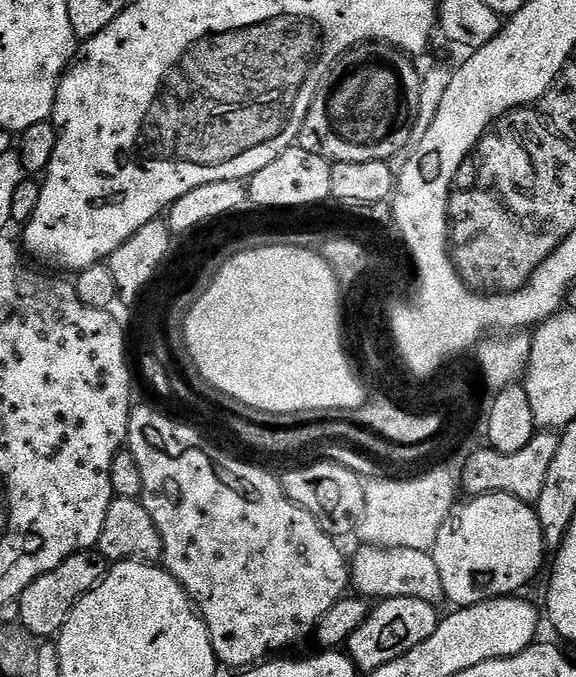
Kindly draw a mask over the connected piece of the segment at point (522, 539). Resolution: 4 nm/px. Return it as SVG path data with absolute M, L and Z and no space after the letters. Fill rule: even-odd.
M490 492L467 502L453 507L430 549L442 574L445 597L463 606L519 593L539 574L546 555L535 507L505 492Z

